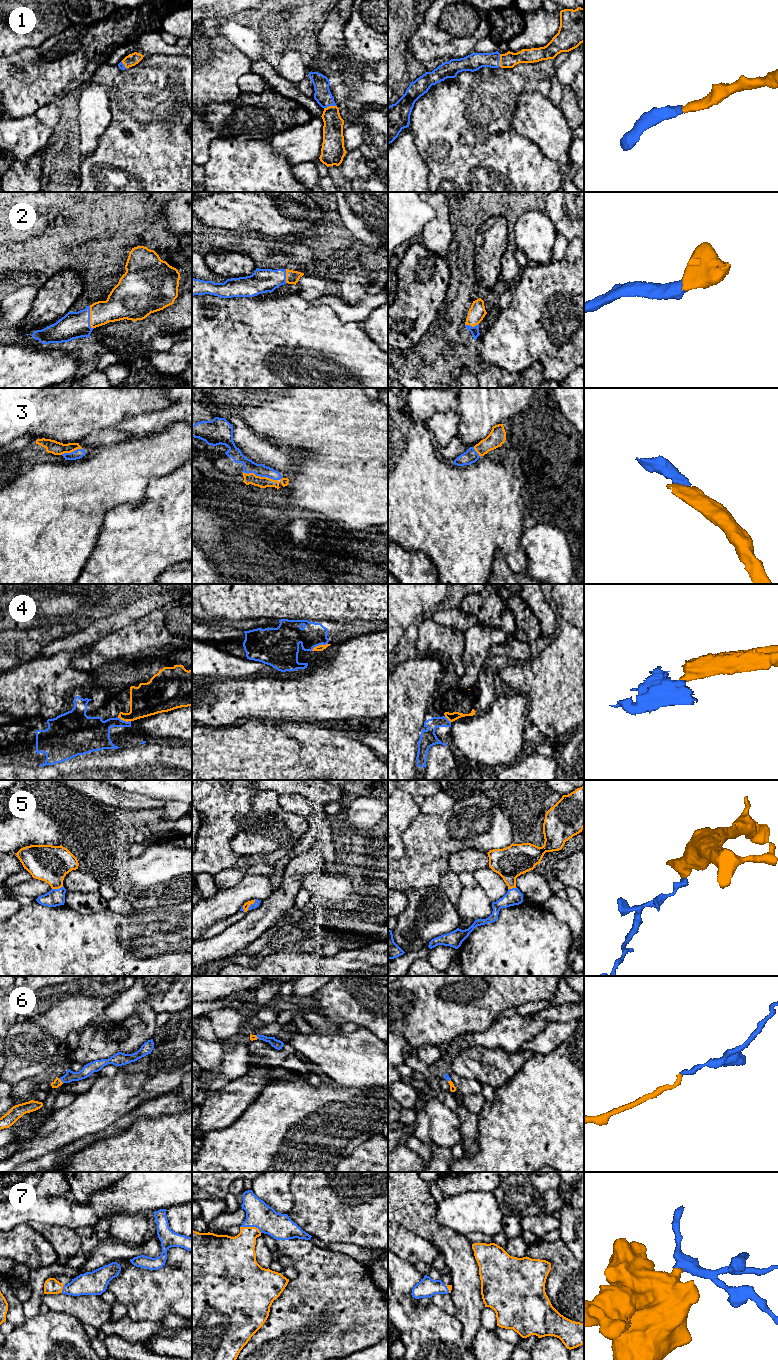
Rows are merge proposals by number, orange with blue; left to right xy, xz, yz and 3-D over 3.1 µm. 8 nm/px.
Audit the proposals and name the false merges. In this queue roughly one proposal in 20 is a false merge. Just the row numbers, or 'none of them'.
none of them

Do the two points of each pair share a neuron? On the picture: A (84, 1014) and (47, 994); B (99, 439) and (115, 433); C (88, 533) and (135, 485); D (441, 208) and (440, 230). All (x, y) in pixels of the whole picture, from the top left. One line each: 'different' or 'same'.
A: same
B: same
C: same
D: same

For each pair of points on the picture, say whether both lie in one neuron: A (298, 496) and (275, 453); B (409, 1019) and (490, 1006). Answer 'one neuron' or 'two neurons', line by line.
A: two neurons
B: one neuron

